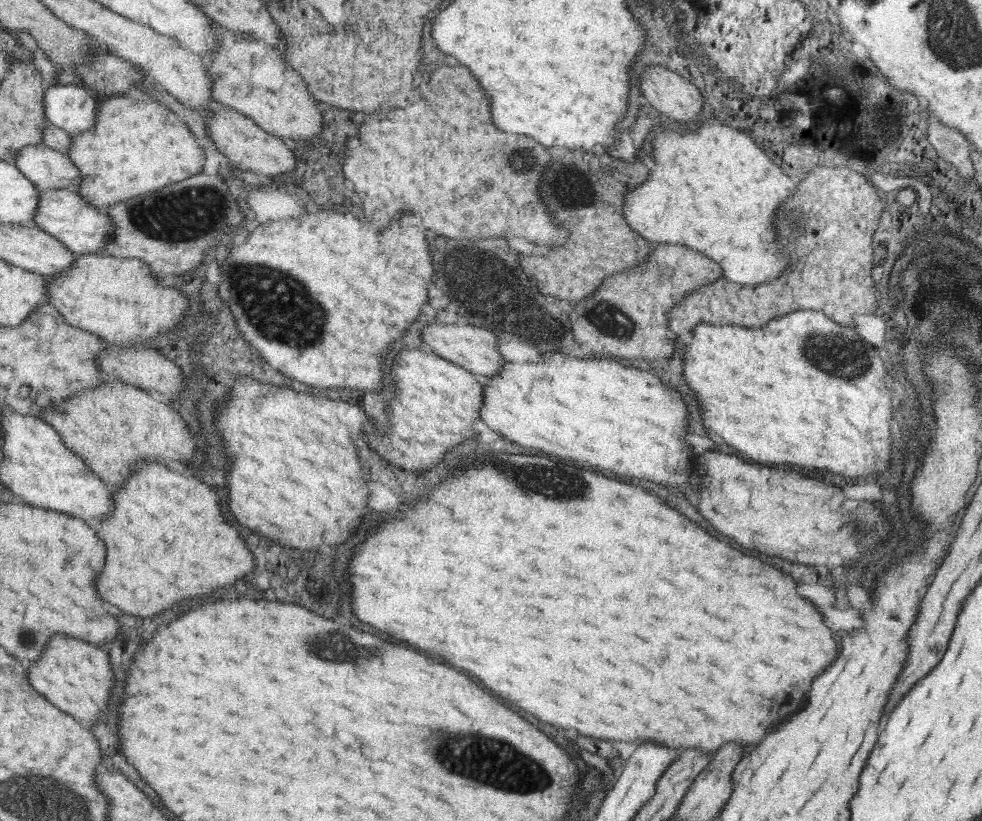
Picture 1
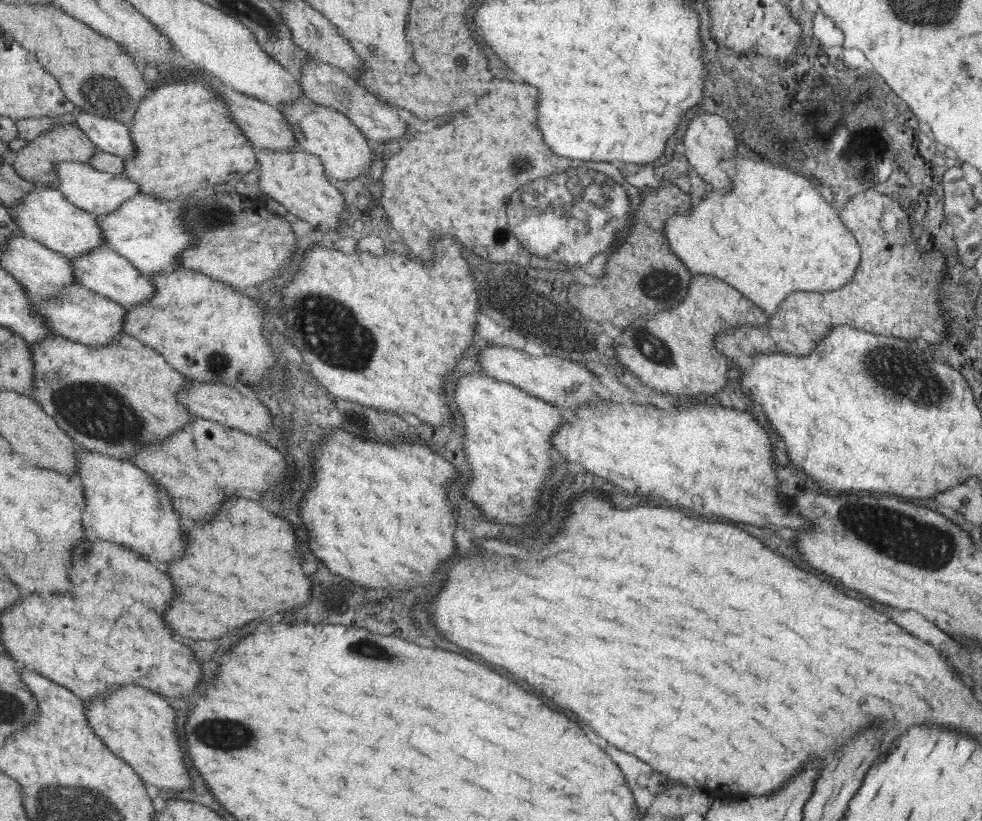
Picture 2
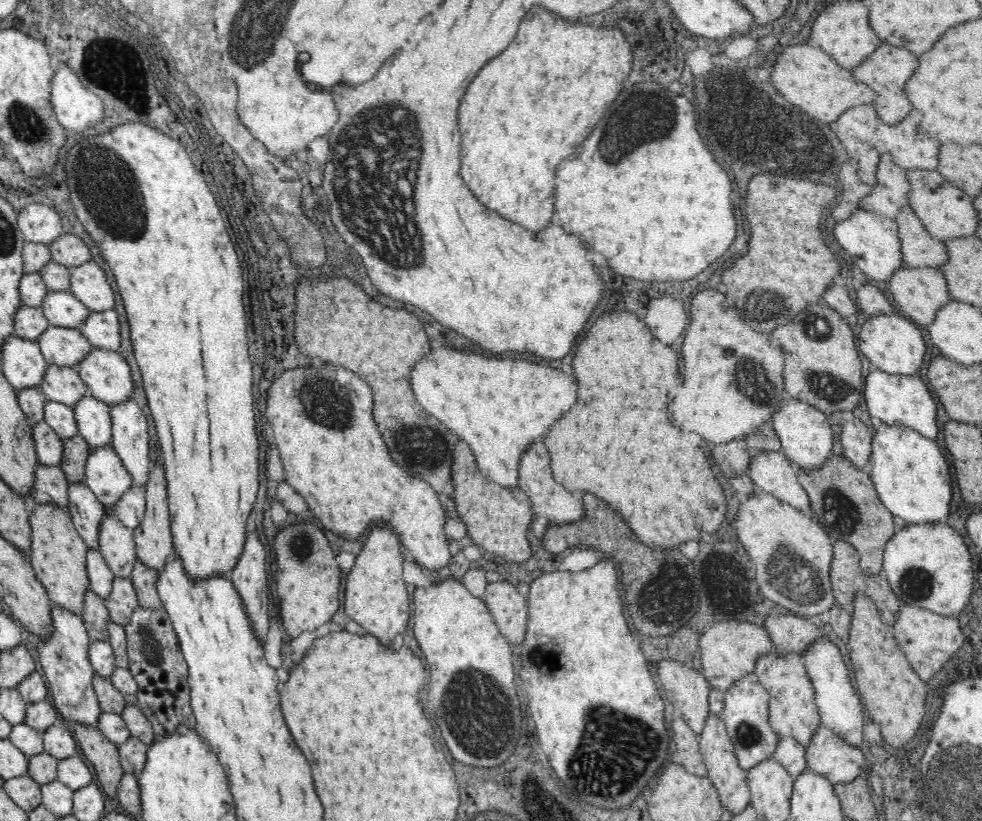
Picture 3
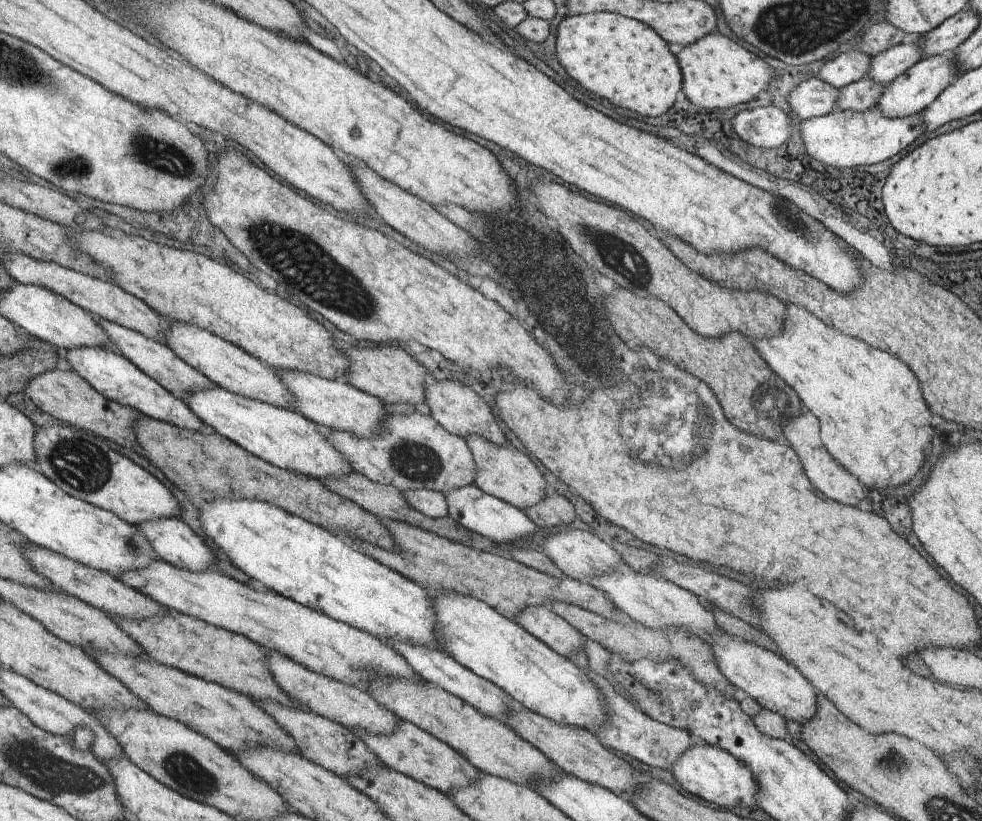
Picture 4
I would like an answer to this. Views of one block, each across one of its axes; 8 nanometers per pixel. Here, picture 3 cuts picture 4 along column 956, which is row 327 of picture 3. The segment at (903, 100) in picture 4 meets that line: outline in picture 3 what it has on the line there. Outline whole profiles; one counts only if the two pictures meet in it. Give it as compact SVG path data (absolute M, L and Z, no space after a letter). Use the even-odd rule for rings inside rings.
M70 290L48 291L40 308L50 325L66 328L77 328L91 312Z

